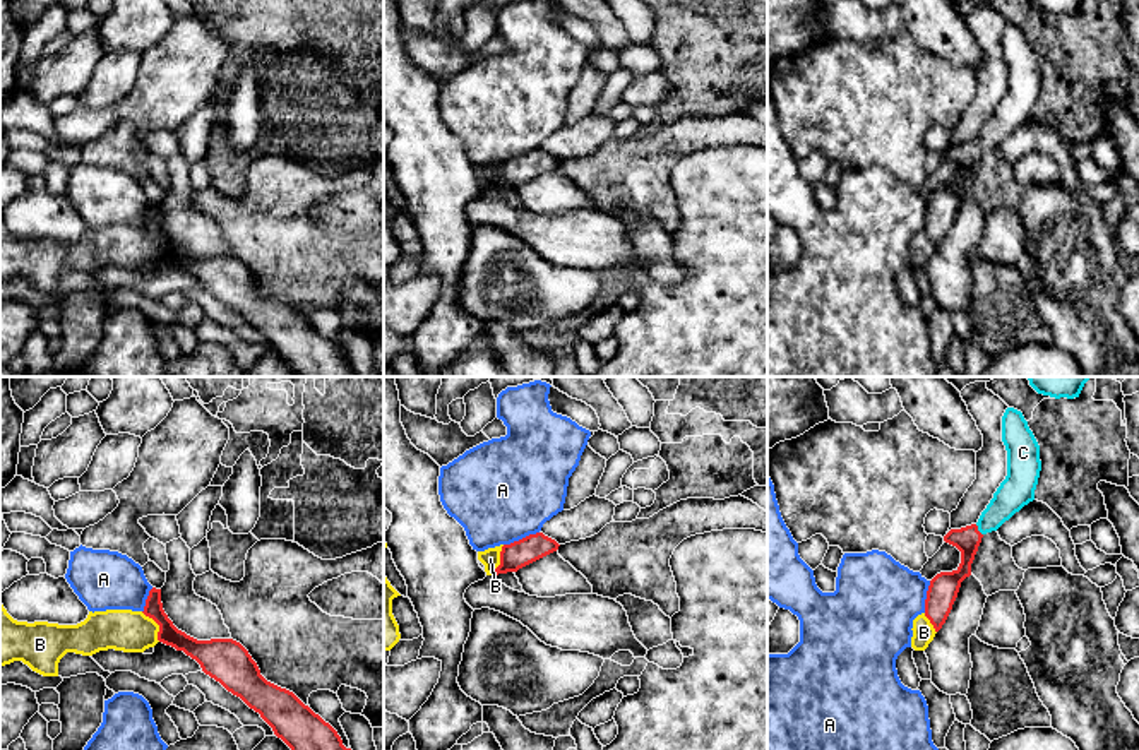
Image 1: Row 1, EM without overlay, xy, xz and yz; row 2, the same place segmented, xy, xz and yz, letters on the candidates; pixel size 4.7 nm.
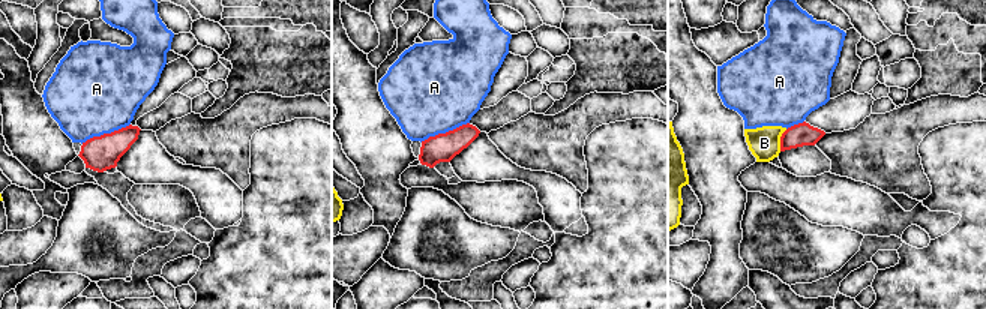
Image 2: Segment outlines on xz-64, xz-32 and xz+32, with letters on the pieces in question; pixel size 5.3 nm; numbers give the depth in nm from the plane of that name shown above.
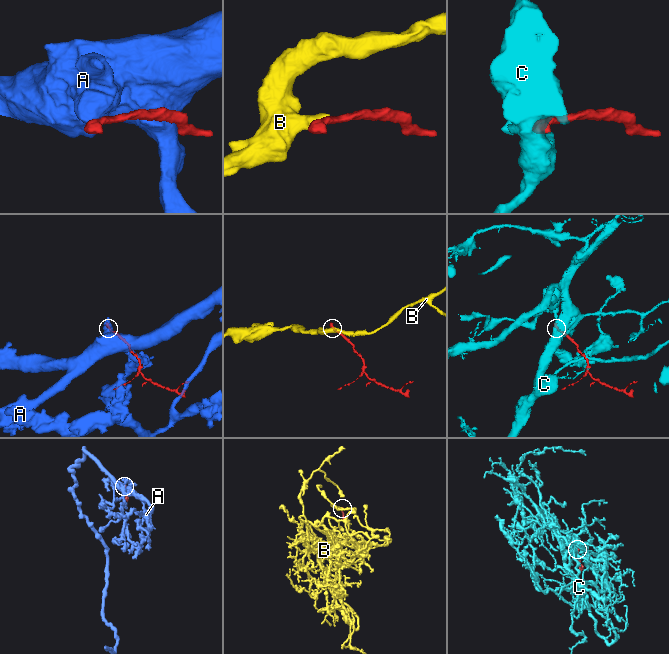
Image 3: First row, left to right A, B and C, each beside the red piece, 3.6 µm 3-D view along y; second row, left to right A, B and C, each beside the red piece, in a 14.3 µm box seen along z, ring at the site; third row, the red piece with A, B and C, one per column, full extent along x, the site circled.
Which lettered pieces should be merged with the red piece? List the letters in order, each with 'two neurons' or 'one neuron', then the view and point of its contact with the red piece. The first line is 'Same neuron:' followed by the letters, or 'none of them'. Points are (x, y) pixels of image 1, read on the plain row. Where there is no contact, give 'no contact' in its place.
Same neuron: C
A: two neurons; meets red in xz at (523, 154)
B: two neurons; meets red in xy at (158, 240)
C: one neuron; meets red in yz at (977, 146)

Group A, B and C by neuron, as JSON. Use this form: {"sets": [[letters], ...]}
{"sets": [["A"], ["B"], ["C"]]}

